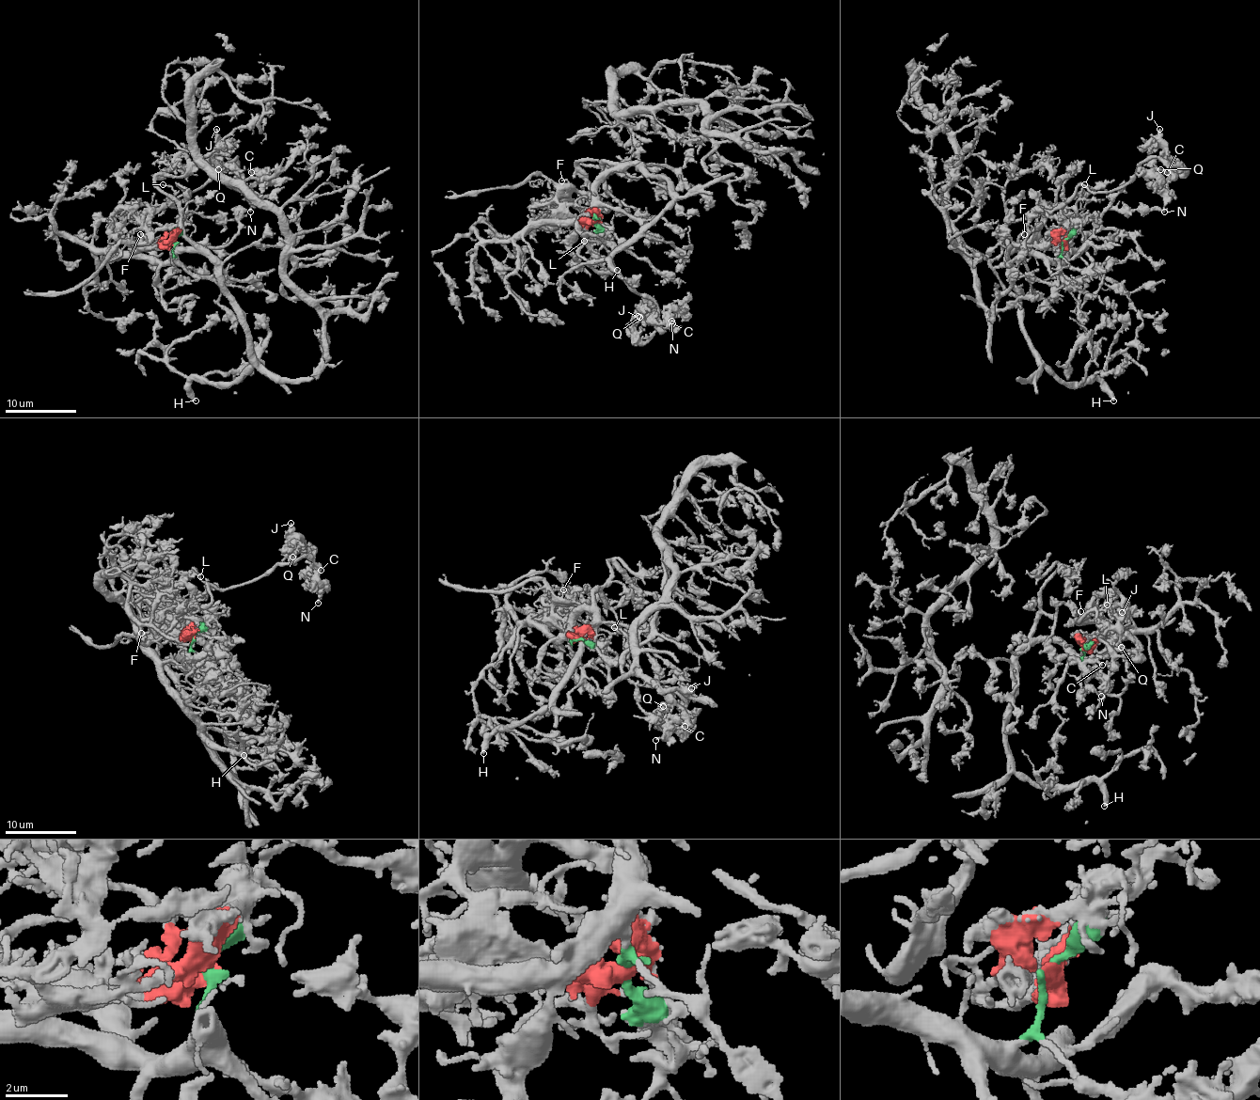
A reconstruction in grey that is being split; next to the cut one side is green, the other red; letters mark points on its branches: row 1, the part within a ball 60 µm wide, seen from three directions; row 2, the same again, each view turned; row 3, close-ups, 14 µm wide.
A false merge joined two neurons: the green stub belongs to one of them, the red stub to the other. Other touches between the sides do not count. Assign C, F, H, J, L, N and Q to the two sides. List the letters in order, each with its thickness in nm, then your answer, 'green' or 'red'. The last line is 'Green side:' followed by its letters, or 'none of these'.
C: 200 nm thick; red
F: 190 nm thick; red
H: 420 nm thick; green
J: 320 nm thick; red
L: 140 nm thick; red
N: 170 nm thick; red
Q: 280 nm thick; red
Green side: H

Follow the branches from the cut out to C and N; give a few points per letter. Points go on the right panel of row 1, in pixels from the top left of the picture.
C: (1063, 243), (1049, 249), (1042, 221), (1079, 185), (1109, 193), (1157, 157), (1157, 189), (1147, 178), (1167, 173)
N: (1063, 243), (1049, 249), (1042, 221), (1079, 185), (1119, 189), (1153, 157), (1167, 167), (1163, 212)

